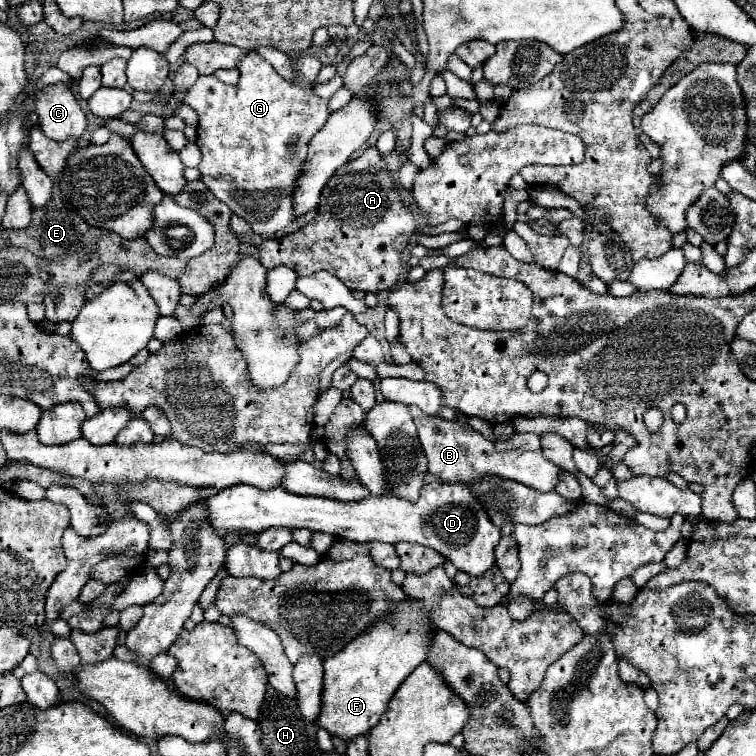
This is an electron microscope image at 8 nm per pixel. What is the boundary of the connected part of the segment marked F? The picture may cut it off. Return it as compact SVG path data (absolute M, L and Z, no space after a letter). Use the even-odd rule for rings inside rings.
M404 600L394 606L394 614L378 620L364 634L354 638L336 656L324 660L322 712L316 724L332 736L350 742L374 728L386 712L390 698L404 678L424 662L432 644L432 620L418 600Z

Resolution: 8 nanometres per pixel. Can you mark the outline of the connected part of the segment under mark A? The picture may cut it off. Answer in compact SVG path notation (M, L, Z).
M372 146L364 150L360 158L354 158L346 162L334 176L326 182L326 188L322 190L320 204L316 218L308 222L302 230L278 238L278 240L262 240L260 244L260 262L272 270L276 266L290 266L298 272L298 276L310 276L314 272L326 270L340 278L350 290L362 290L362 292L380 292L380 290L392 290L398 282L400 268L402 268L402 252L408 246L412 232L416 230L416 220L410 214L410 210L402 204L396 190L392 190L392 174L386 172L380 152Z

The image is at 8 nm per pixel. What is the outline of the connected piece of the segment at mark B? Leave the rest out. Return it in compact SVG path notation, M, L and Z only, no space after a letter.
M408 406L412 420L418 426L418 438L422 450L428 458L428 472L438 474L444 482L468 482L484 474L494 474L500 478L518 480L538 492L552 492L558 484L562 468L552 464L542 456L540 436L536 434L514 434L506 442L492 442L484 438L470 426L454 424L454 420L444 420L440 416L428 416L418 406Z

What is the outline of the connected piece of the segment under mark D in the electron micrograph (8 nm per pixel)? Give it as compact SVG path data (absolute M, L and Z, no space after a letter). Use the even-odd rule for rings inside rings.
M238 484L226 490L220 490L216 496L206 500L206 520L210 520L212 528L218 528L222 536L228 532L238 532L238 534L258 534L266 528L272 526L286 526L286 528L308 528L312 532L326 532L344 540L354 540L354 542L388 542L388 544L398 544L398 542L416 542L428 548L434 548L440 552L446 560L450 560L458 570L470 574L470 576L482 576L488 572L496 560L494 560L494 548L500 540L500 530L490 522L486 516L482 504L466 484L424 484L421 489L418 502L408 502L396 496L368 496L366 500L360 502L338 502L338 500L326 500L326 498L316 498L316 496L298 496L292 492L286 492L284 488L274 488L274 490L258 490L248 484Z

